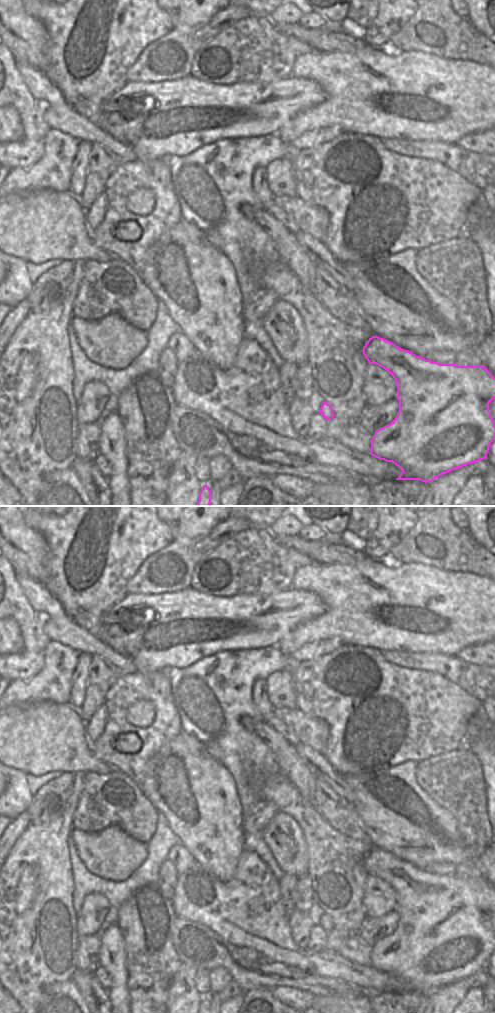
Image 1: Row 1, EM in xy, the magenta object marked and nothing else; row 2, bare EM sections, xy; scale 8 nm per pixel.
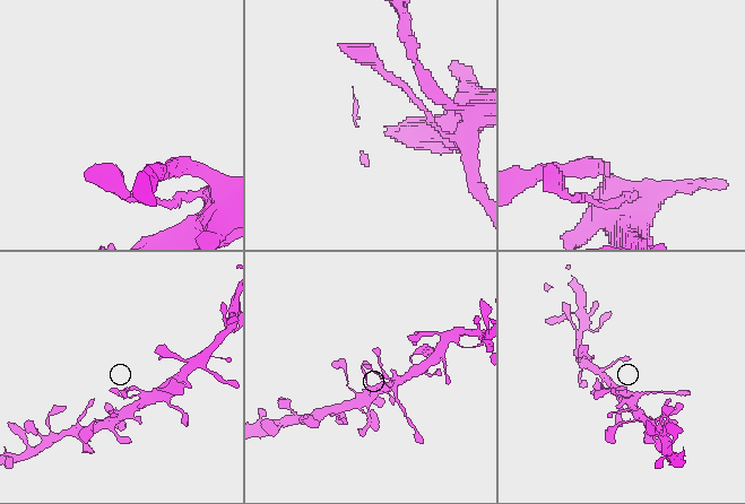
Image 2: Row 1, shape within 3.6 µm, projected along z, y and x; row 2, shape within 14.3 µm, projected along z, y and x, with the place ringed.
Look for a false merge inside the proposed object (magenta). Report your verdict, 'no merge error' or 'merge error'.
no merge error

